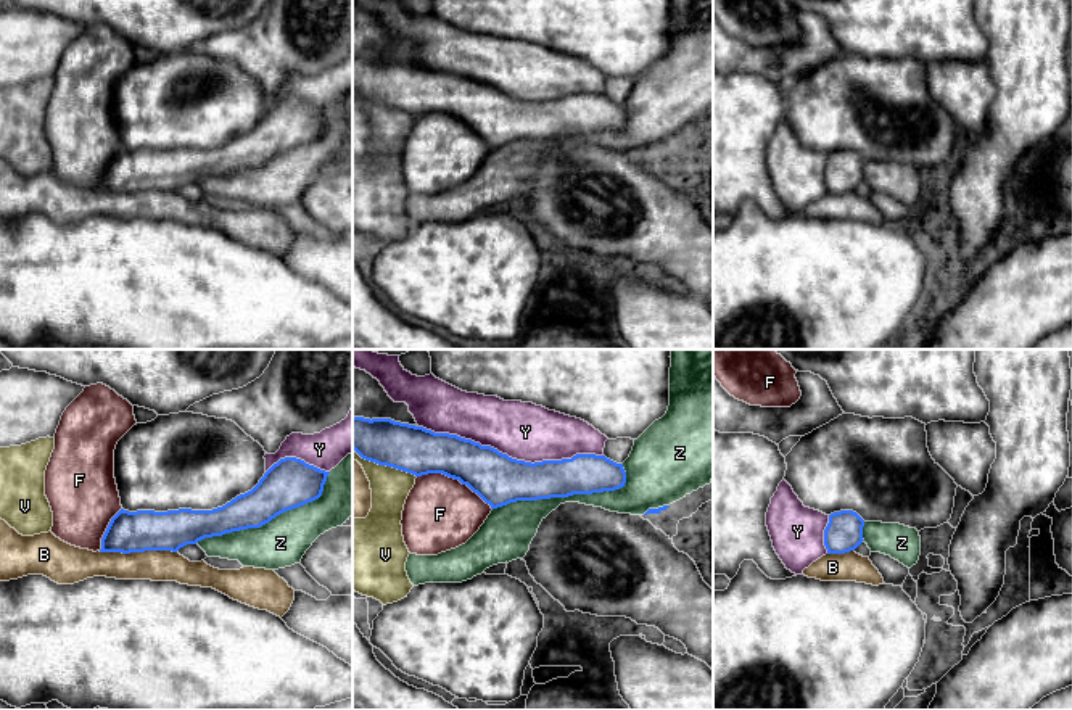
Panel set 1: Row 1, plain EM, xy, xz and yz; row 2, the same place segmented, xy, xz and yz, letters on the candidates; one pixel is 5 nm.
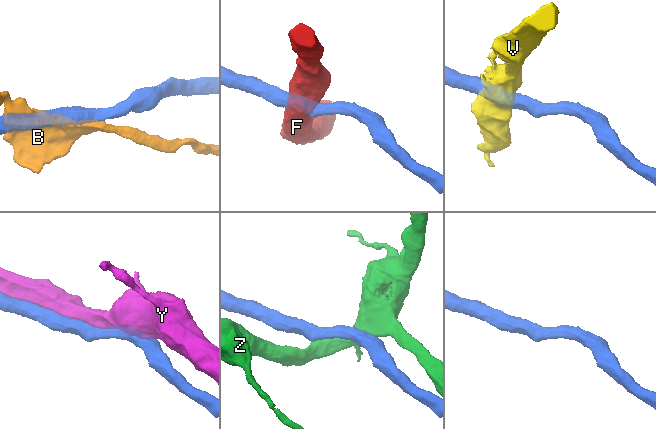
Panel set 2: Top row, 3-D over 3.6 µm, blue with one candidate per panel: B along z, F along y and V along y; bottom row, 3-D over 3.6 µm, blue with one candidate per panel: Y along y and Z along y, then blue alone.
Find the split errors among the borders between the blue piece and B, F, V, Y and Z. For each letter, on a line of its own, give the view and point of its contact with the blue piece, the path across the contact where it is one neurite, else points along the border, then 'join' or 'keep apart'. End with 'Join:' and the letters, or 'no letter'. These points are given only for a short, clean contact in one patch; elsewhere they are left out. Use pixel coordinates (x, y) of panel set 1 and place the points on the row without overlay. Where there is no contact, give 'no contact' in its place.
B: contact xy (137, 190); keep apart
F: contact xz (456, 118); border xz (417, 115), (445, 113), (457, 118), (491, 148); keep apart
V: contact xz (385, 103); keep apart
Y: contact xz (511, 97); keep apart
Z: contact xz (564, 136); keep apart
Join: no letter

